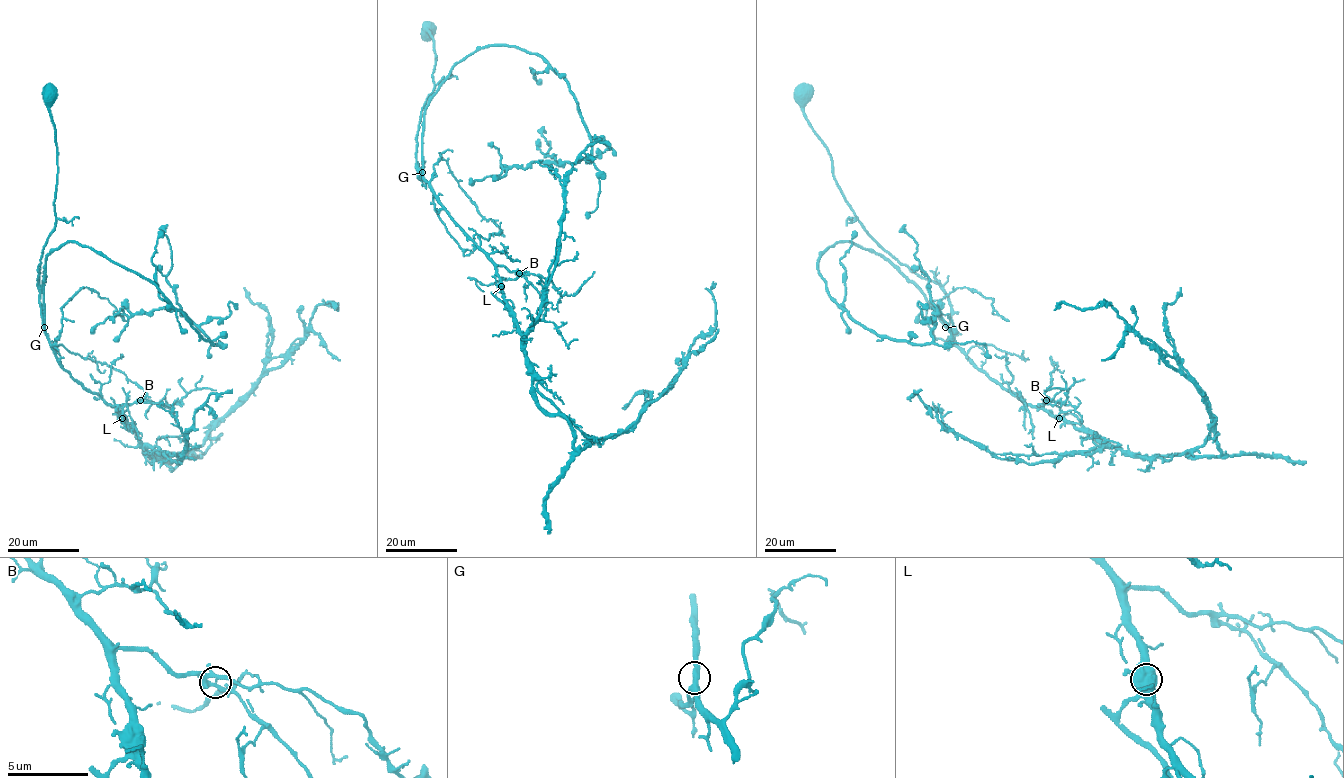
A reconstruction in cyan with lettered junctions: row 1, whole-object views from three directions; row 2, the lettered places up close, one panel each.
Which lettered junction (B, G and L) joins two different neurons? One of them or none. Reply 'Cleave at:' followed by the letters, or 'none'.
Cleave at: L

